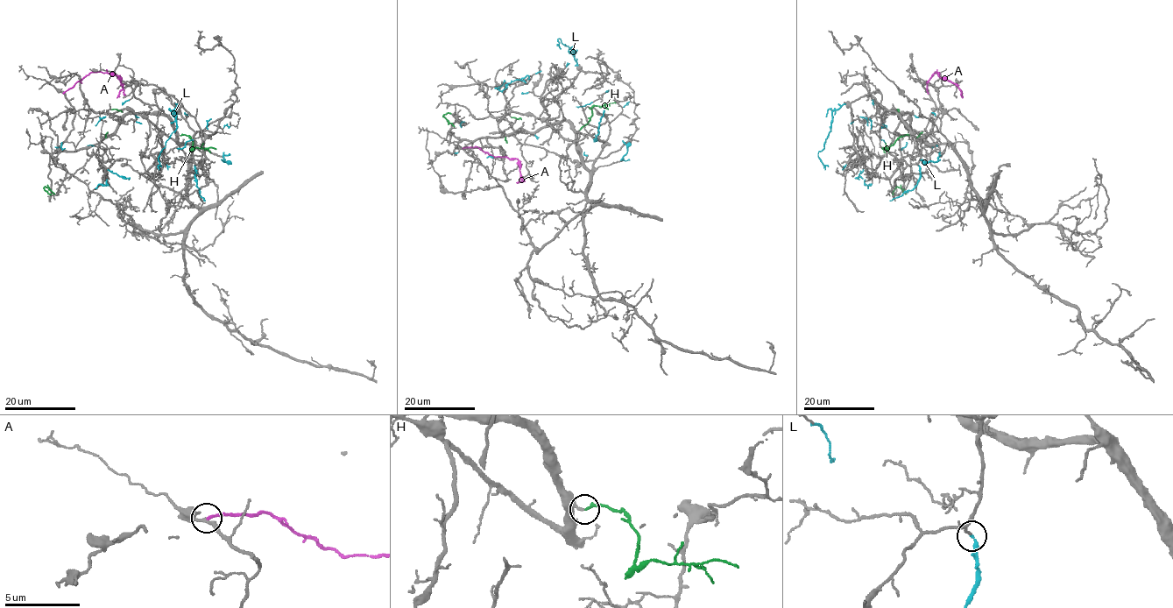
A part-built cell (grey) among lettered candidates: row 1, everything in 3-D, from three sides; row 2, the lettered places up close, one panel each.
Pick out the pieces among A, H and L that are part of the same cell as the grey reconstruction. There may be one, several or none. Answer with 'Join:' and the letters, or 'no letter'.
Join: no letter

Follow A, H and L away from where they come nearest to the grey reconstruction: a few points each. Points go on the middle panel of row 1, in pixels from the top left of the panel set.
A: (462, 148), (476, 146), (491, 155), (515, 159), (519, 161), (522, 180), (516, 182)
H: (579, 130), (507, 142), (505, 137), (447, 121), (442, 116), (450, 114)
L: (593, 139), (559, 38), (575, 51), (538, 72), (521, 93), (505, 81), (461, 123), (458, 152), (493, 158)

